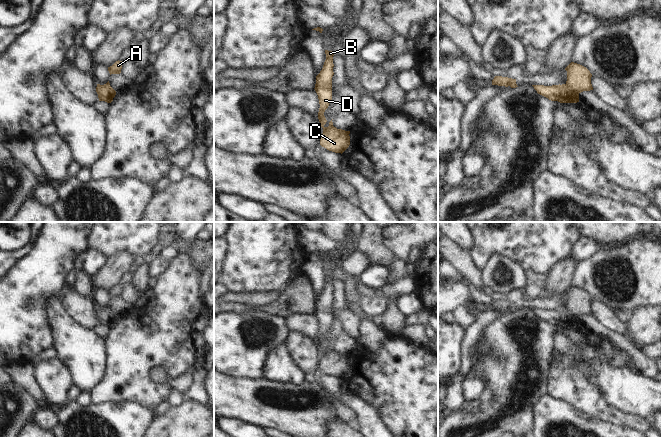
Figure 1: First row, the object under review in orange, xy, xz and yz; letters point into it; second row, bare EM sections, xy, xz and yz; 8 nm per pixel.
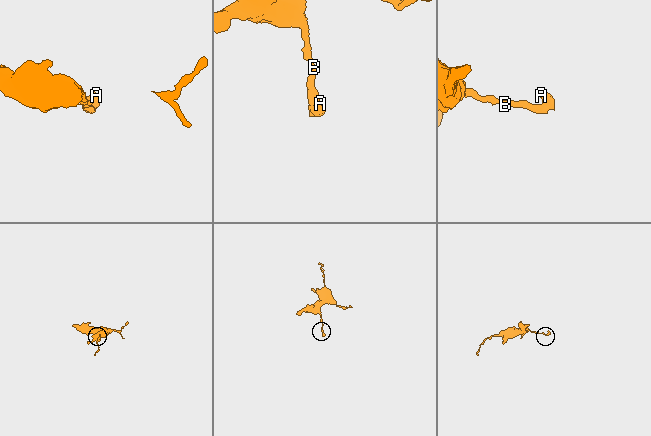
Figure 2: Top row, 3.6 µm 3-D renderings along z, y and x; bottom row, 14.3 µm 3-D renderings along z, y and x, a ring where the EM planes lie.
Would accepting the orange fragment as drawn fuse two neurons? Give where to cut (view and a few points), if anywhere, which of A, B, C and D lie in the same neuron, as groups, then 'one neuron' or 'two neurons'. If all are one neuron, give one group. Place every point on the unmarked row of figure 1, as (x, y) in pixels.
cut yz (565, 308), (578, 318); groups A C / B D; two neurons

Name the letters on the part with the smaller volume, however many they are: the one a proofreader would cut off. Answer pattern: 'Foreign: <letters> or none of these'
Foreign: A, C

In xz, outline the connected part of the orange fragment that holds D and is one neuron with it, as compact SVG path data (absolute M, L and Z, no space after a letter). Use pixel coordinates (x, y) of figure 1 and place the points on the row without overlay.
M325 274L326 284L324 286L323 292L320 297L316 300L316 308L315 315L318 319L319 323L319 336L318 343L320 346L320 350L325 352L327 344L324 340L325 334L328 332L331 324L332 324L332 301L334 299L333 296L333 276Z

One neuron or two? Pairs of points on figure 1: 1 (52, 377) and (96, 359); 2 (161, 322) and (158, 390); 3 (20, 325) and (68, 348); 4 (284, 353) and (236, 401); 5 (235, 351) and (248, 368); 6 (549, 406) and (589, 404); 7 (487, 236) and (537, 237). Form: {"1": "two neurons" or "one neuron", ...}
{"1": "two neurons", "2": "one neuron", "3": "two neurons", "4": "two neurons", "5": "one neuron", "6": "two neurons", "7": "one neuron"}

